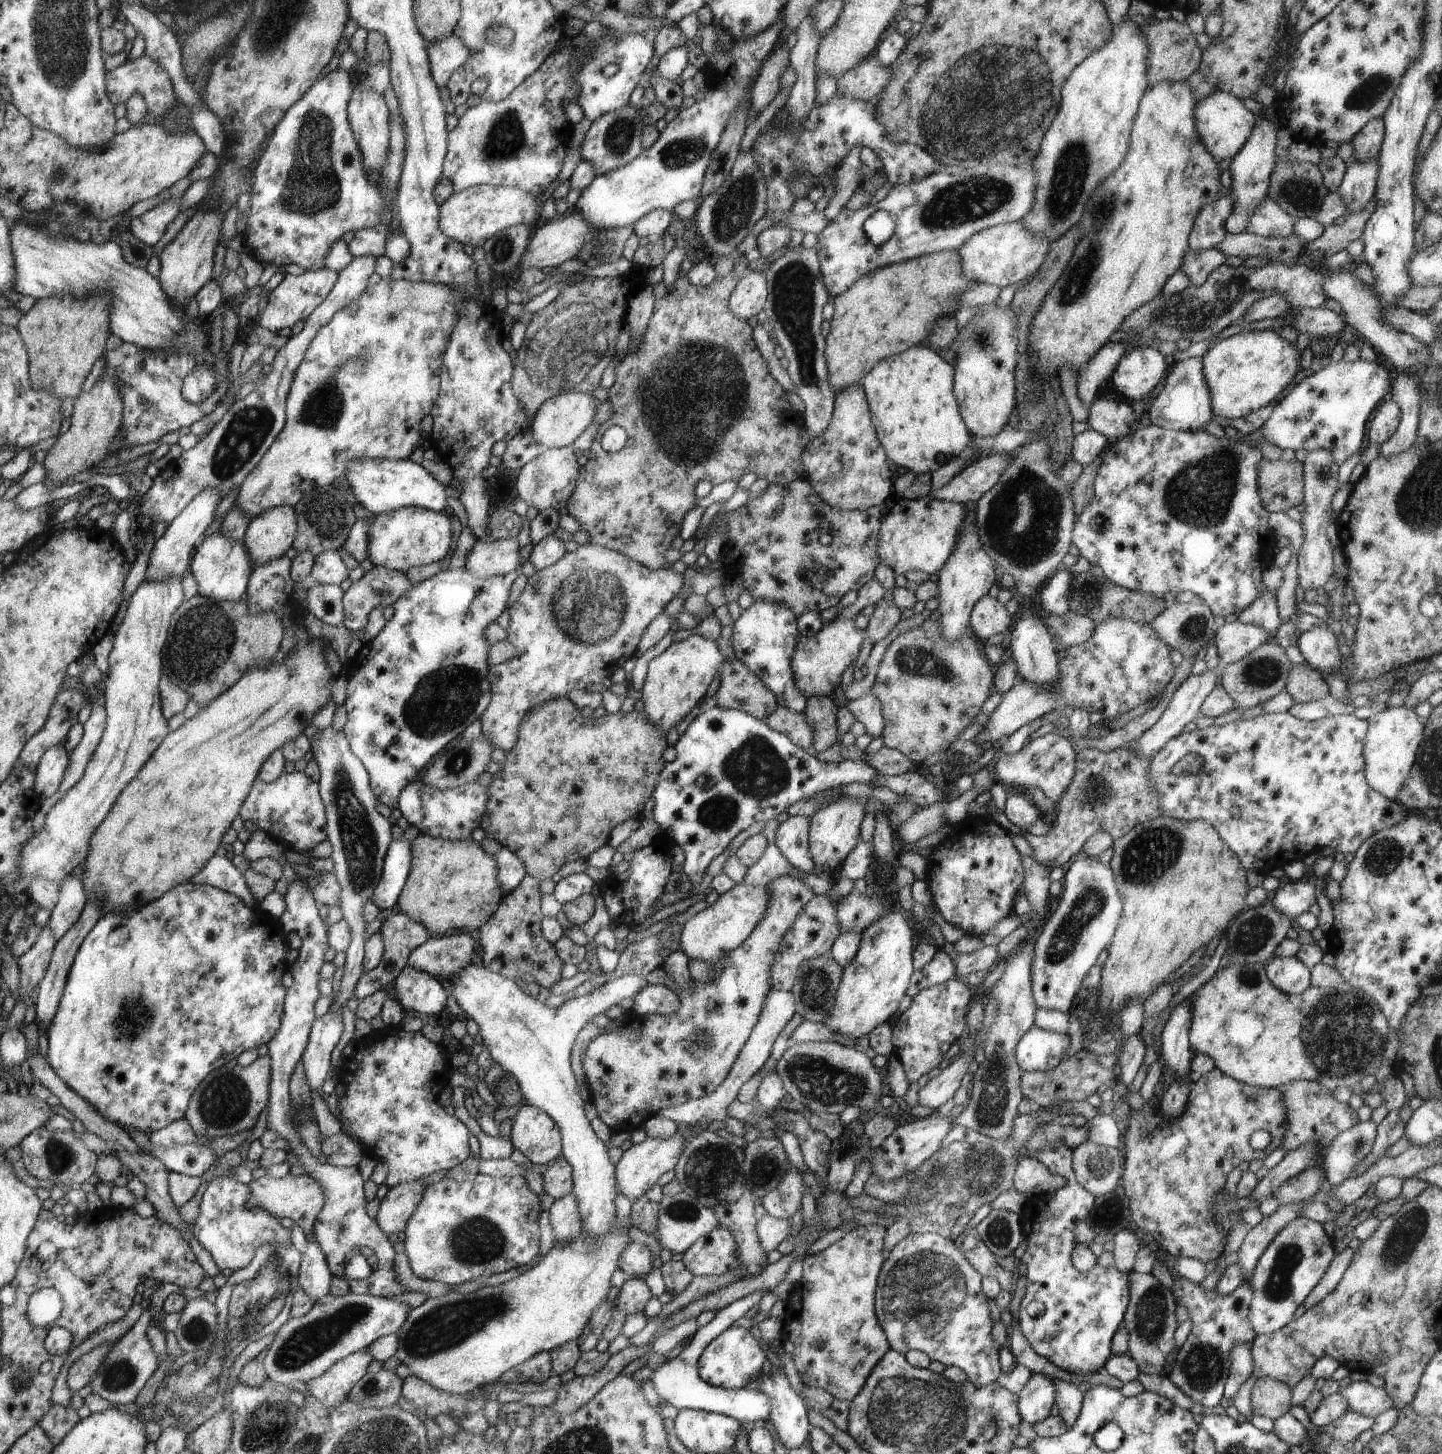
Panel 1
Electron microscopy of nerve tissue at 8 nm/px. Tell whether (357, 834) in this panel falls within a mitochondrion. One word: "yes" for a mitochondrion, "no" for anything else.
yes

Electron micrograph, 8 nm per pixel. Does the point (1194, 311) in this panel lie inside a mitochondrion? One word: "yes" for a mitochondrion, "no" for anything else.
yes

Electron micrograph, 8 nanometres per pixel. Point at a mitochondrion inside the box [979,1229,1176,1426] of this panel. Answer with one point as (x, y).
(1149, 1319)

